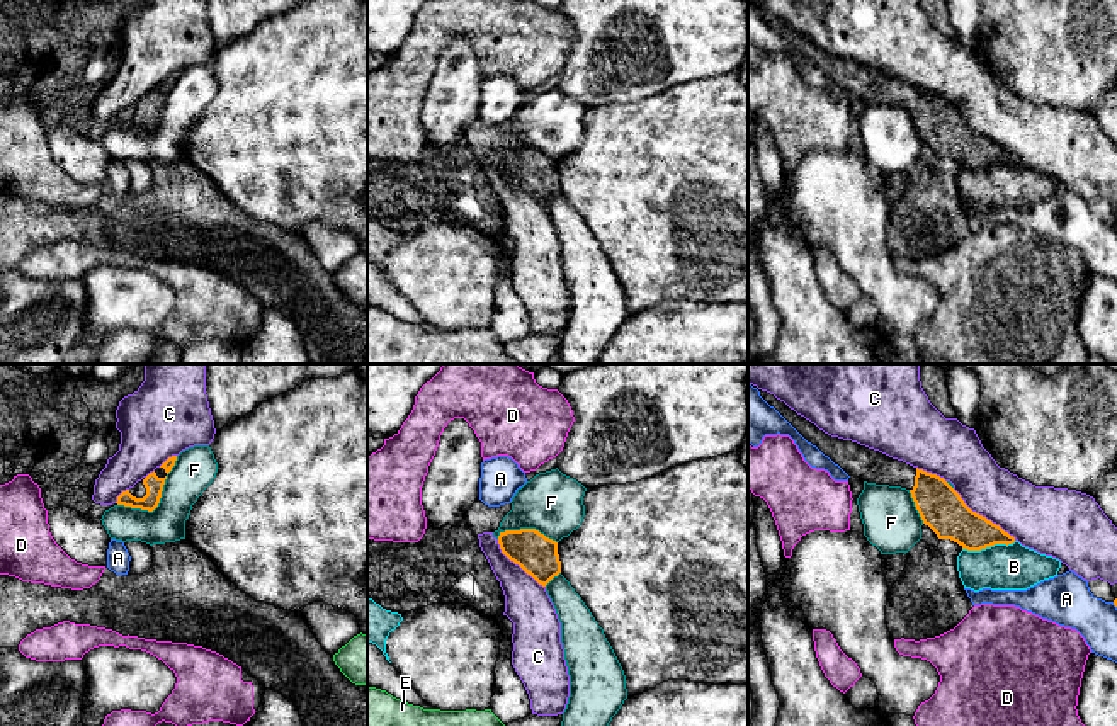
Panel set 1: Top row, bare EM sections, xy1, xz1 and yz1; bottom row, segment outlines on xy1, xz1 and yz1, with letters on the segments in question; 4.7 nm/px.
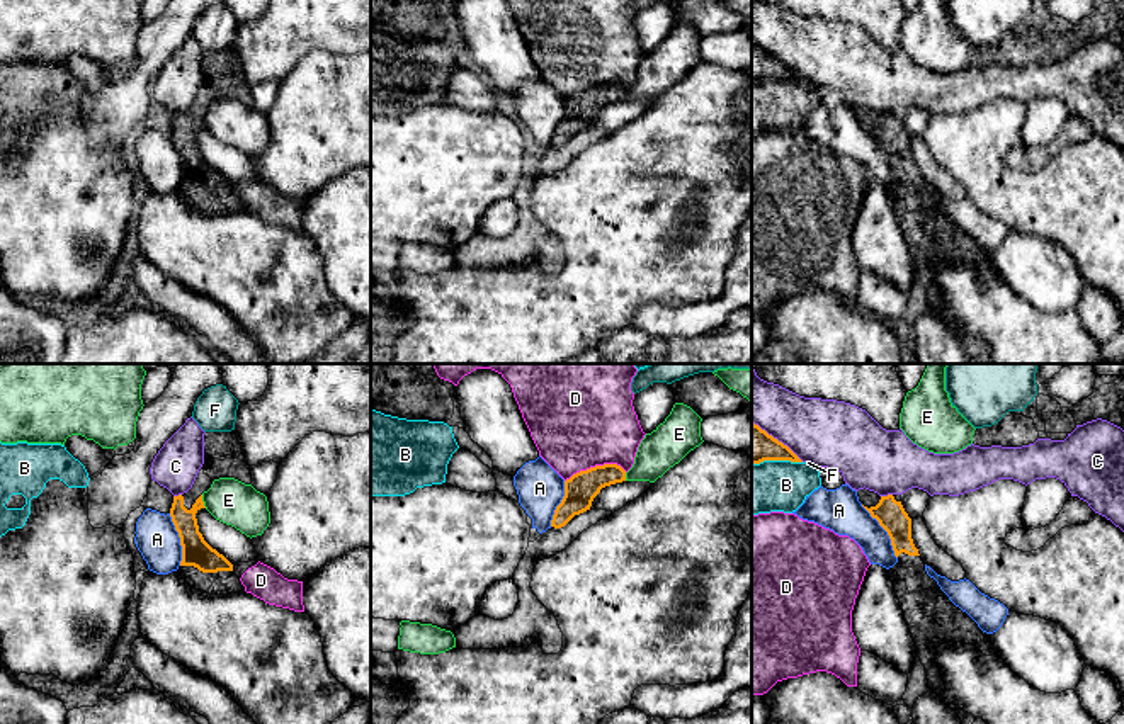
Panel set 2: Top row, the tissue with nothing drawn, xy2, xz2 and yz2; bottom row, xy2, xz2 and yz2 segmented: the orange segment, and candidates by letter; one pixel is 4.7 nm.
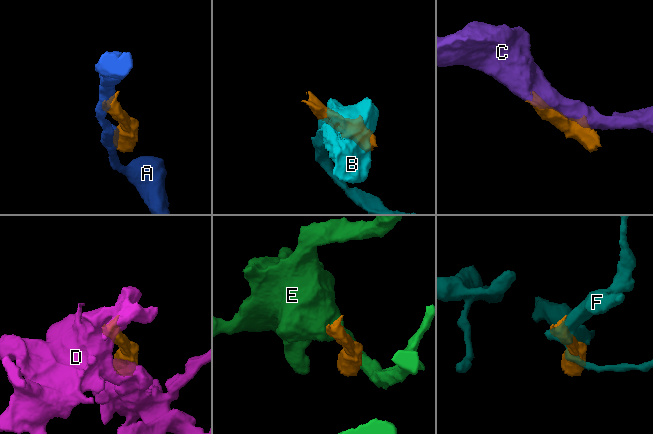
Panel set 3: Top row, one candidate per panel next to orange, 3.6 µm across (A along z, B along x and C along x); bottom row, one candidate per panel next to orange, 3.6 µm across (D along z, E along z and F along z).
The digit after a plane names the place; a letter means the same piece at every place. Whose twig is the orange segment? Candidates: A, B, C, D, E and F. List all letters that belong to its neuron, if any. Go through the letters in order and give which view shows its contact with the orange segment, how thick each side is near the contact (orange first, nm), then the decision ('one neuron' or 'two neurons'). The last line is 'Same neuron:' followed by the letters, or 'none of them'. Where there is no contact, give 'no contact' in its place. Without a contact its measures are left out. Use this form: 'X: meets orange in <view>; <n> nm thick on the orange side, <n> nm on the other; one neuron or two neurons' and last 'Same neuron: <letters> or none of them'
A: meets orange in yz2; 140 nm thick on the orange side, 200 nm on the other; two neurons
B: meets orange in yz1; 200 nm thick on the orange side, 220 nm on the other; two neurons
C: meets orange in yz1; 220 nm thick on the orange side, 280 nm on the other; two neurons
D: meets orange in xz2; 150 nm thick on the orange side, 420 nm on the other; two neurons
E: meets orange in xy2; 140 nm thick on the orange side, 220 nm on the other; two neurons
F: meets orange in xy1; 90 nm thick on the orange side, 200 nm on the other; two neurons
Same neuron: none of them

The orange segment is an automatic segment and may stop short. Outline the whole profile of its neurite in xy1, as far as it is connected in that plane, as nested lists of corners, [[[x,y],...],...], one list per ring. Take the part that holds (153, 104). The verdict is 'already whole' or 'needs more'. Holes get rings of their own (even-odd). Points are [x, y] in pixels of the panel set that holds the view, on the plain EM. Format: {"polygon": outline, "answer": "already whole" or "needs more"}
{"polygon": [[[177,75],[168,77],[160,87],[117,116],[117,124],[153,131],[162,117],[167,94],[175,85]]], "answer": "needs more"}

